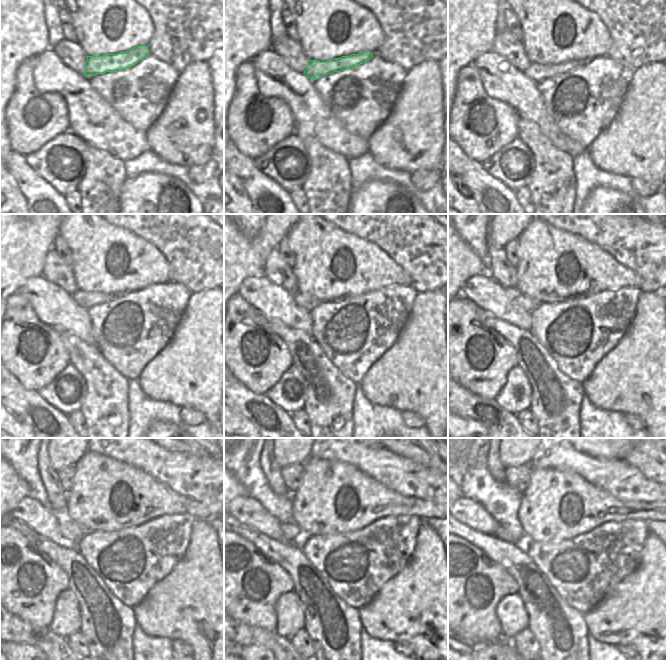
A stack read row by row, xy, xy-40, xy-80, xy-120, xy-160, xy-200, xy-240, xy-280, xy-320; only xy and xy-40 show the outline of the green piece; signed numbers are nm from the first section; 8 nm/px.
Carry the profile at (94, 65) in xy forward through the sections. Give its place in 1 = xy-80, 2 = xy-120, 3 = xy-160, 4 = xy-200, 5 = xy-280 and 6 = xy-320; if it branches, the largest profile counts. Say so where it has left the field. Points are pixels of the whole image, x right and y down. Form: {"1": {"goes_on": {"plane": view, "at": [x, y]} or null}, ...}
{"1": {"goes_on": {"plane": "xy-80", "at": [536, 72]}}, "2": {"goes_on": {"plane": "xy-120", "at": [86, 300]}}, "3": {"goes_on": {"plane": "xy-160", "at": [304, 301]}}, "4": {"goes_on": {"plane": "xy-200", "at": [526, 303]}}, "5": {"goes_on": {"plane": "xy-280", "at": [290, 531]}}, "6": {"goes_on": {"plane": "xy-320", "at": [501, 533]}}}

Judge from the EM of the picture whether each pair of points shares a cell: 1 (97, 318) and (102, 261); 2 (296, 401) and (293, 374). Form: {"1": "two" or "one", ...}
{"1": "two", "2": "one"}

